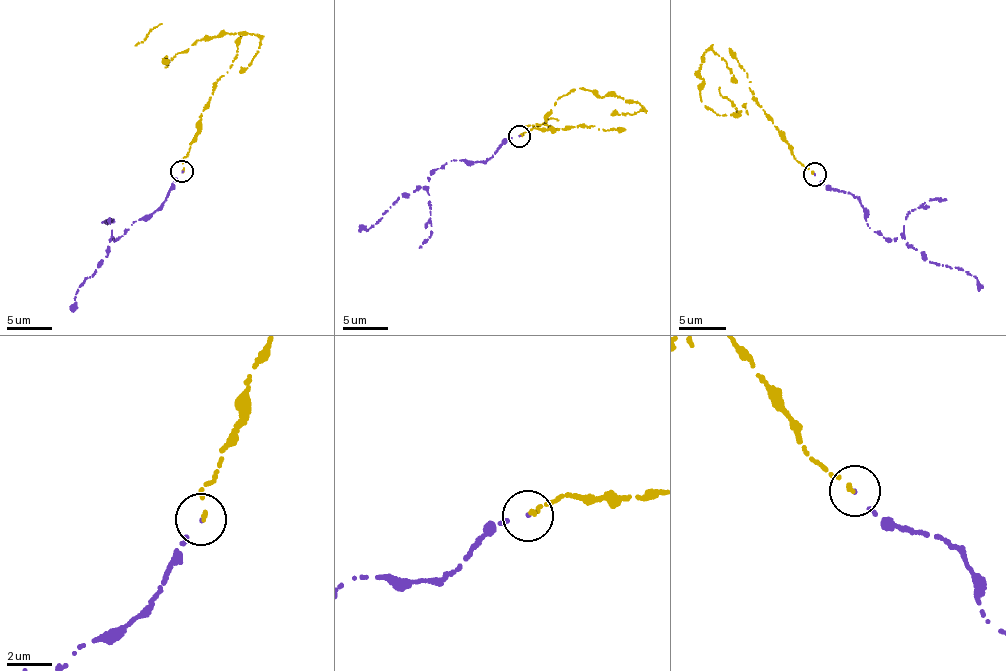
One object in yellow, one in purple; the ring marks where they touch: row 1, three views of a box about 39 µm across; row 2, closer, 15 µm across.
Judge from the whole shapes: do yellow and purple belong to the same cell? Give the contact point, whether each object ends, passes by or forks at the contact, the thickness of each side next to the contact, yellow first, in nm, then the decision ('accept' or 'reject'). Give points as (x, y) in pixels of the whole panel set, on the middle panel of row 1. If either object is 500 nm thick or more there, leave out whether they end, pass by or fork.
at (519, 136); yellow ends there; purple ends there; 170 nm thick on the yellow side, 90 nm on the other; accept

